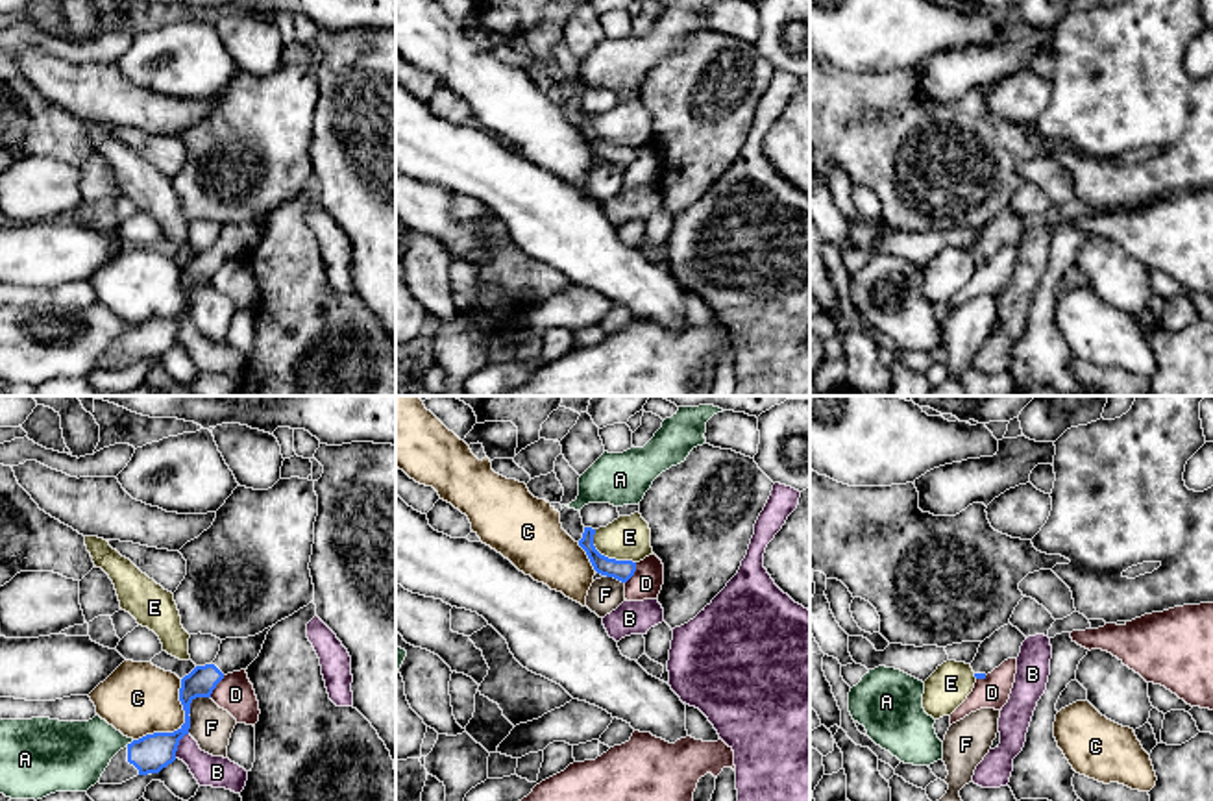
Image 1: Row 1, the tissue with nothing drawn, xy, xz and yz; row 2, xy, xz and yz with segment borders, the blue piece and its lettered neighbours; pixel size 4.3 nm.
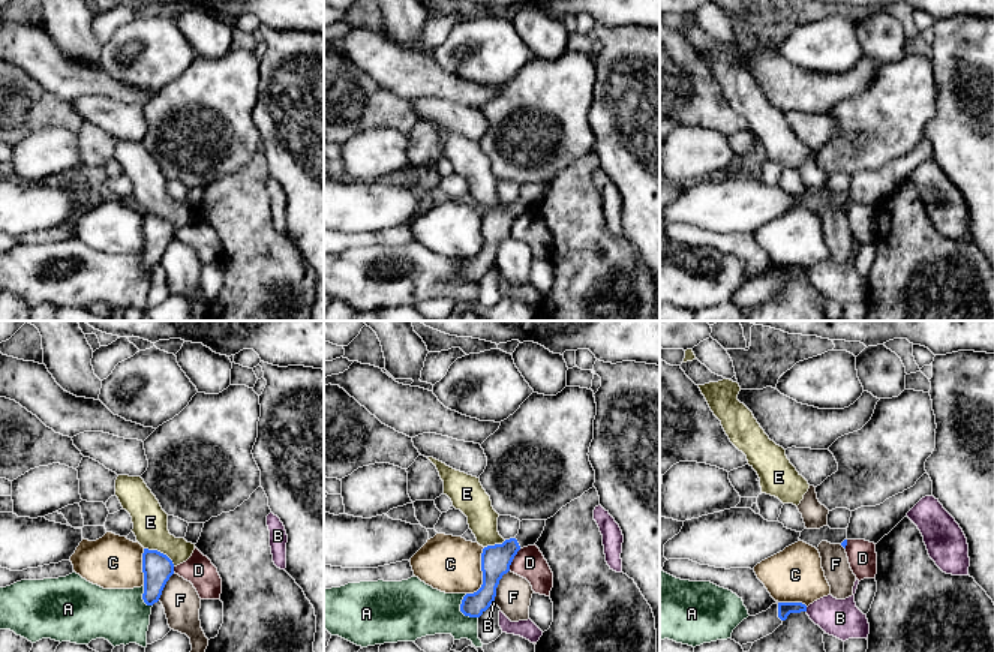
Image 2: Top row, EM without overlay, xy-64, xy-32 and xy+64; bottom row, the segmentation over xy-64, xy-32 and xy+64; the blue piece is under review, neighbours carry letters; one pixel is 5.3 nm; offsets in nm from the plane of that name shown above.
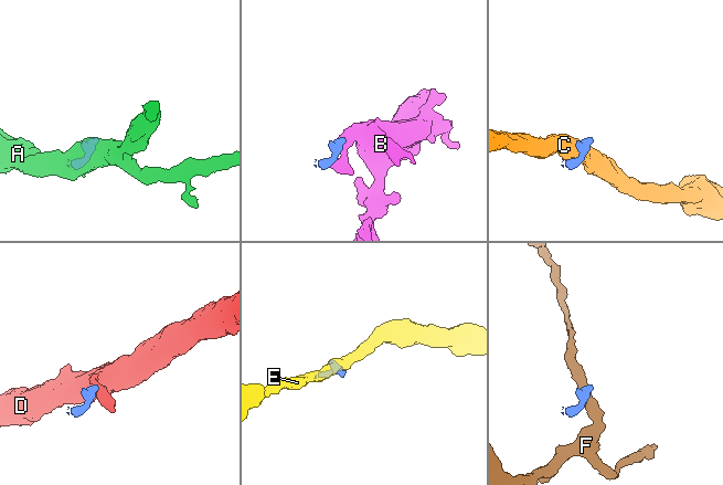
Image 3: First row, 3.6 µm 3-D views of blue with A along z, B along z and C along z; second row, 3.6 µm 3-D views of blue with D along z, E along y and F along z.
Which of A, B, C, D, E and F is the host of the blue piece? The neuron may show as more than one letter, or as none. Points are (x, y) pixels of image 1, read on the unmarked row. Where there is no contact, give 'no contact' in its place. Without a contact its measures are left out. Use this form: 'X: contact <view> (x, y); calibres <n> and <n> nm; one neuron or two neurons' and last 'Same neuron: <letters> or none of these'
A: contact xy (132, 328); calibres 160 and 280 nm; two neurons
B: contact xy (178, 330); calibres 160 and 140 nm; two neurons
C: contact xy (182, 311); calibres 160 and 320 nm; two neurons
D: contact xy (215, 272); calibres 130 and 160 nm; two neurons
E: contact xz (607, 143); calibres 90 and 190 nm; two neurons
F: contact xy (189, 295); calibres 160 and 180 nm; two neurons
Same neuron: none of these

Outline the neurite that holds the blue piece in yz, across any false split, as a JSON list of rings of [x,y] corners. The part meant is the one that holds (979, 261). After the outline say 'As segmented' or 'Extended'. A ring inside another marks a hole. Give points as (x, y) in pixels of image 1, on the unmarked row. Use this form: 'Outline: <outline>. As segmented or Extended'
Outline: [[[1011,209],[995,216],[980,229],[978,239],[971,248],[974,263],[986,265],[986,261],[999,253],[1004,246],[1017,244],[1024,226],[1026,222]]]. Extended

